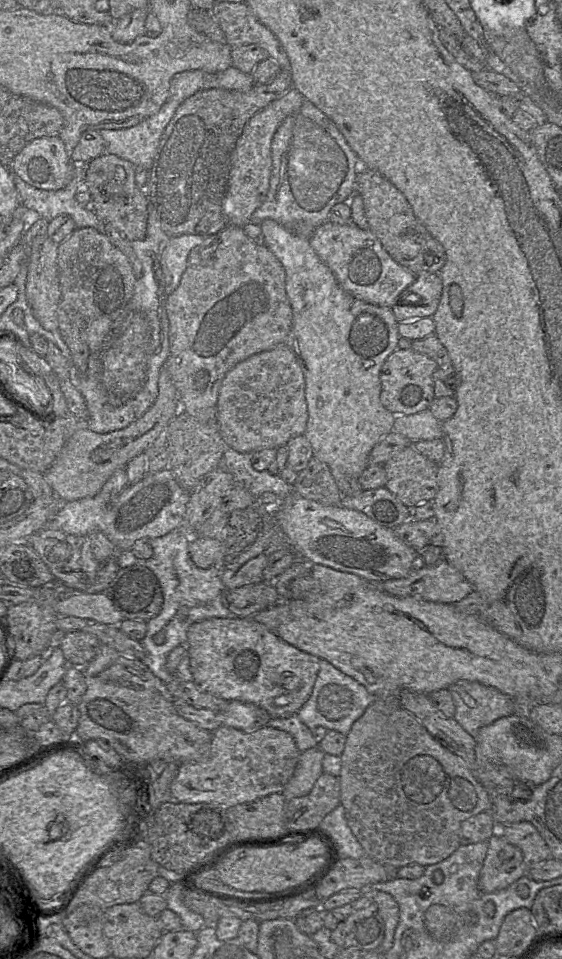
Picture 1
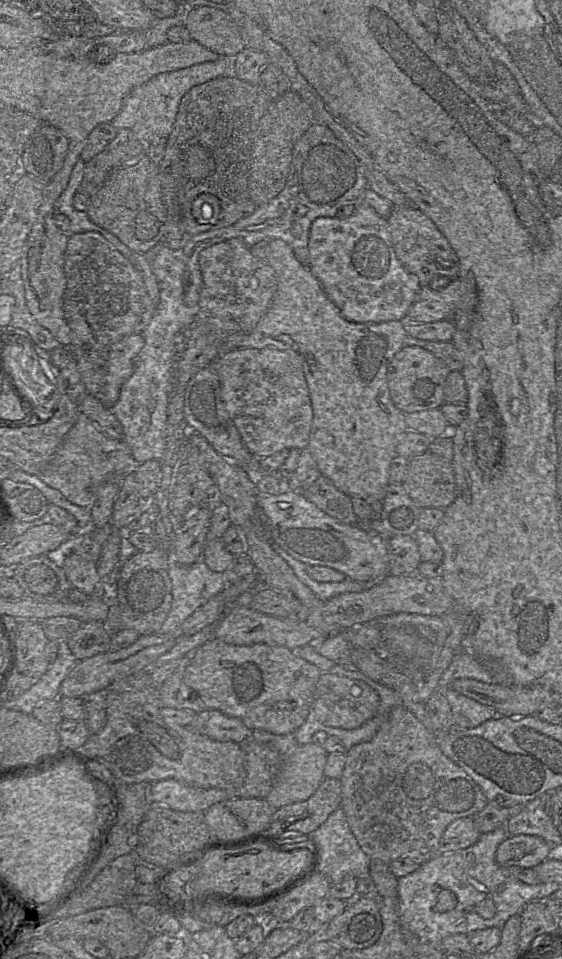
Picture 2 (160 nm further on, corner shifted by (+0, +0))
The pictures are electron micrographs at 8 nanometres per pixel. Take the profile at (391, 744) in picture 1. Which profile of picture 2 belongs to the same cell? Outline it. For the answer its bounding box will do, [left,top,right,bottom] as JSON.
[340,705,488,864]

